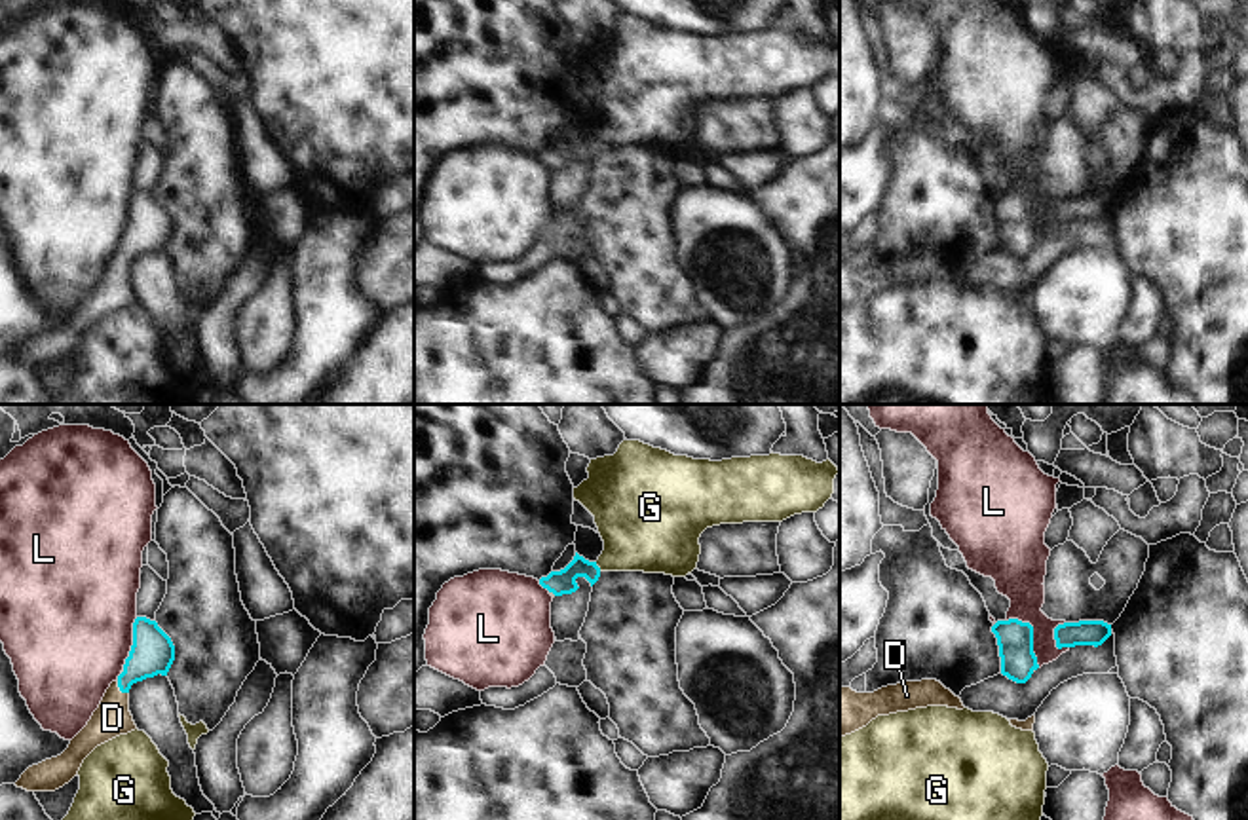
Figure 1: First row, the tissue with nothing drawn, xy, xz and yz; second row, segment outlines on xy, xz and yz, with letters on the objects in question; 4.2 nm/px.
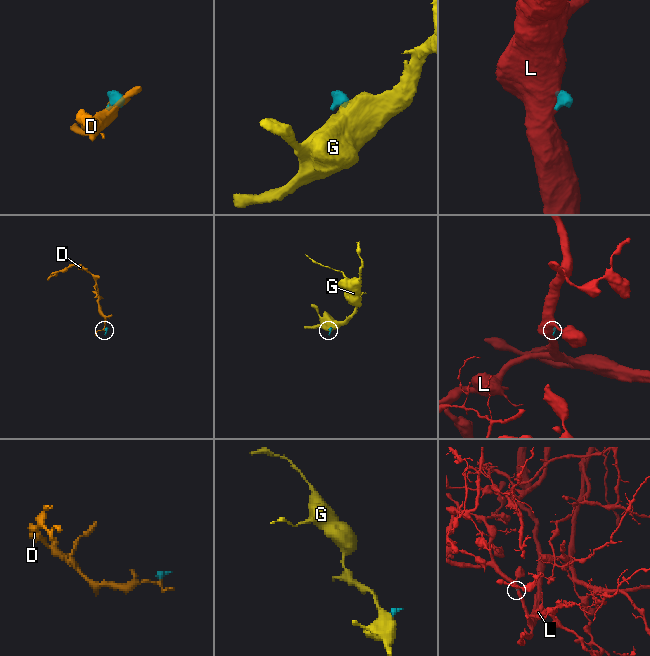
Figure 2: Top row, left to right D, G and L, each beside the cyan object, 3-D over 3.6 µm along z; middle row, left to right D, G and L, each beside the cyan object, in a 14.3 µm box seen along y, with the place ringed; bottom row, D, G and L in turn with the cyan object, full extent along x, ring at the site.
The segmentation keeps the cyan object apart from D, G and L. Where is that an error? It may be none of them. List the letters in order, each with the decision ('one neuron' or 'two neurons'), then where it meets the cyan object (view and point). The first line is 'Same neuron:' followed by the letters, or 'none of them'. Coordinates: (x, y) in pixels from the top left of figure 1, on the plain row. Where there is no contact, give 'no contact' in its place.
Same neuron: D
D: one neuron; meets cyan in xy at (120, 264)
G: two neurons; meets cyan in xz at (597, 141)
L: two neurons; meets cyan in yz at (1032, 209)

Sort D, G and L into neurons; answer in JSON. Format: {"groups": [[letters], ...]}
{"groups": [["D"], ["G"], ["L"]]}

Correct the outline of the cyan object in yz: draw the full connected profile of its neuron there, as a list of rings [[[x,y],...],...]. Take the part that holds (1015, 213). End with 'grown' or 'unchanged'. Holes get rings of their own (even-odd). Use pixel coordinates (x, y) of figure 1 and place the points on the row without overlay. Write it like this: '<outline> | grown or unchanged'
[[[1018,194],[997,196],[992,201],[997,213],[1001,249],[1016,258],[1026,258],[1039,243],[1033,228],[1033,201]]] | unchanged

